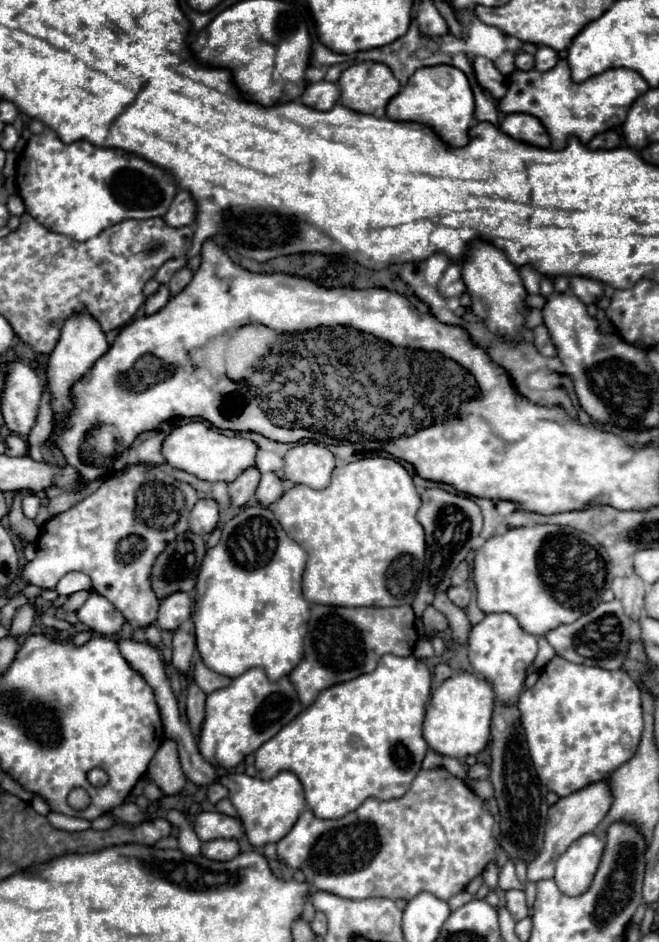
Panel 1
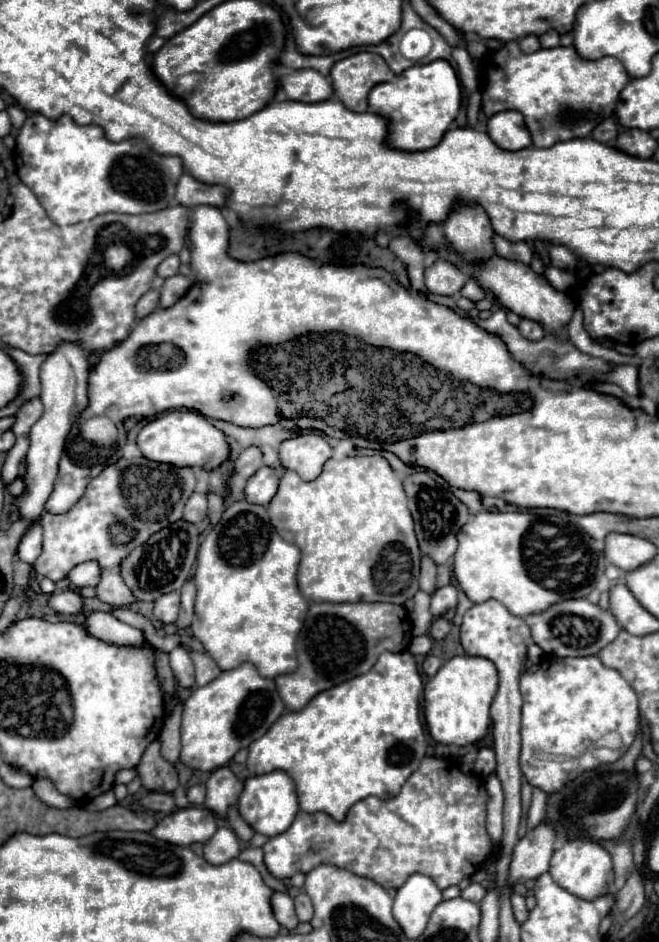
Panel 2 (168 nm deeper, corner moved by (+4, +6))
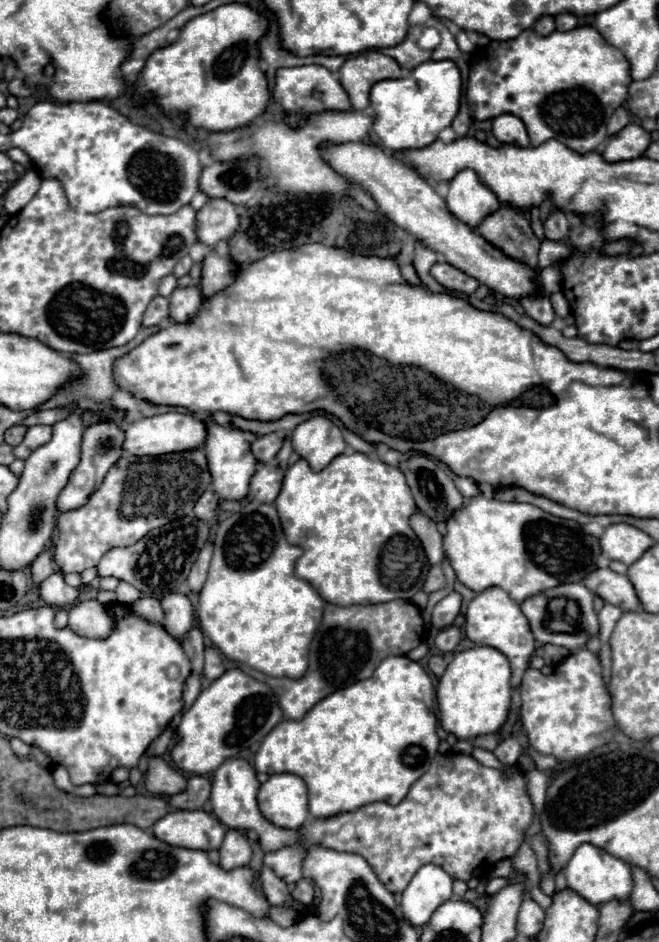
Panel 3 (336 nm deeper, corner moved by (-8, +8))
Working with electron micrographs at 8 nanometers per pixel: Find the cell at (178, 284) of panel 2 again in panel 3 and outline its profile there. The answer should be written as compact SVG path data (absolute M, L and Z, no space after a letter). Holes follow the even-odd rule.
M198 286L176 288L170 296L170 318L176 322L186 322L196 316L202 304L202 292Z

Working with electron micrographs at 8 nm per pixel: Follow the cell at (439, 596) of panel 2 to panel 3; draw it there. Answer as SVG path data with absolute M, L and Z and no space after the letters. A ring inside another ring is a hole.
M450 592L446 598L442 598L434 610L432 610L432 628L442 630L454 622L462 606L462 596L458 592Z

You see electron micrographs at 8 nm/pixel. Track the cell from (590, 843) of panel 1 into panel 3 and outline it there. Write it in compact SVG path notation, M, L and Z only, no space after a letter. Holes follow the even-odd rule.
M582 844L576 848L574 856L566 864L564 874L566 874L568 888L578 892L582 898L586 898L592 904L604 904L614 898L628 900L628 896L632 892L630 866L624 860L620 860L620 858L616 858L616 856L608 854L606 850L592 846L592 844Z

